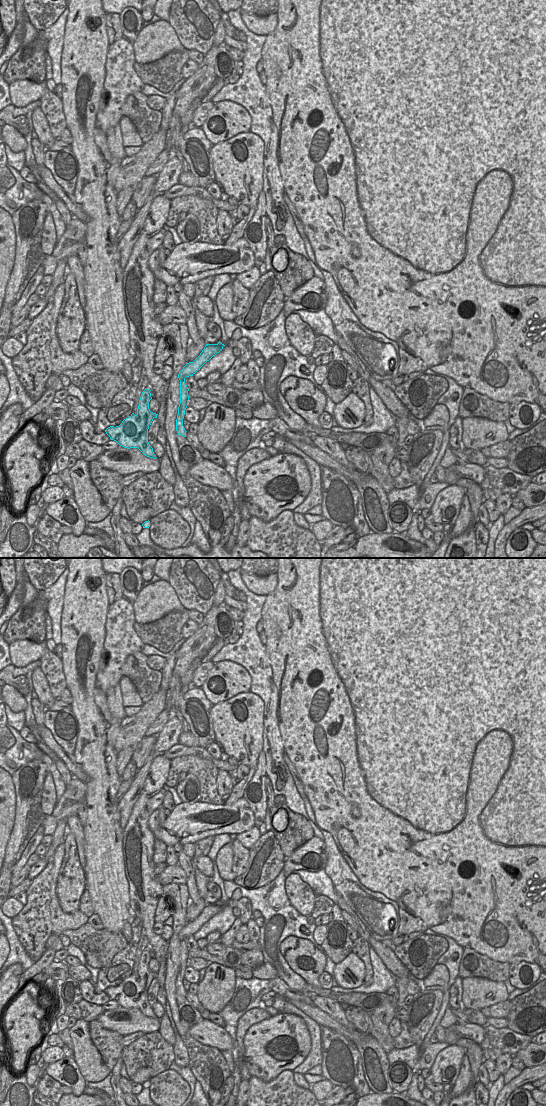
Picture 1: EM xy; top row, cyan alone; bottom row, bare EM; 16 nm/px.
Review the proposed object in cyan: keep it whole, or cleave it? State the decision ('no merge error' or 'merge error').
merge error

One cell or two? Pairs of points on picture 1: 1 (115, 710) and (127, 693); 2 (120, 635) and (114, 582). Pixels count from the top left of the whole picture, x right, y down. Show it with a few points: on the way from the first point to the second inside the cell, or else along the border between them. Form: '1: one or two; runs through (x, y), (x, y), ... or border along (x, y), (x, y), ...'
1: two; border along (118, 683), (121, 689), (123, 707)
2: two; border along (122, 596), (109, 605)

